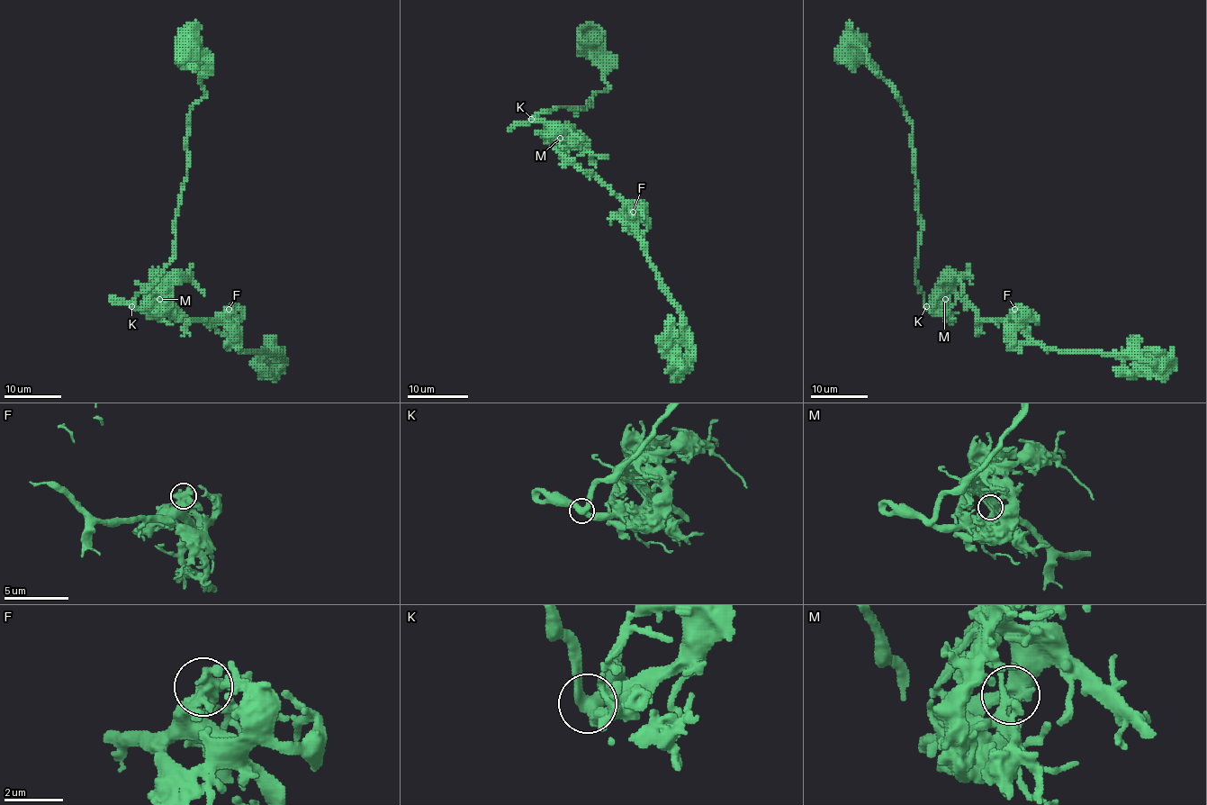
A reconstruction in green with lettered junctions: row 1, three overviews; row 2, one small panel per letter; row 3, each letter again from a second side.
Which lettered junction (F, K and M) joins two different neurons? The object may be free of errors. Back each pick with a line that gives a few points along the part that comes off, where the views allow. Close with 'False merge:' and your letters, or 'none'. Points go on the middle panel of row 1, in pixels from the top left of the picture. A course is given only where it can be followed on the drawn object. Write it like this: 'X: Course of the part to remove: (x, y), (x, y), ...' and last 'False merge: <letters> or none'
False merge: none

